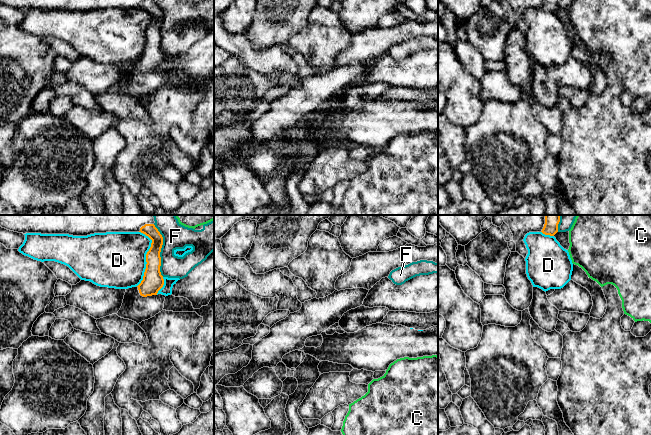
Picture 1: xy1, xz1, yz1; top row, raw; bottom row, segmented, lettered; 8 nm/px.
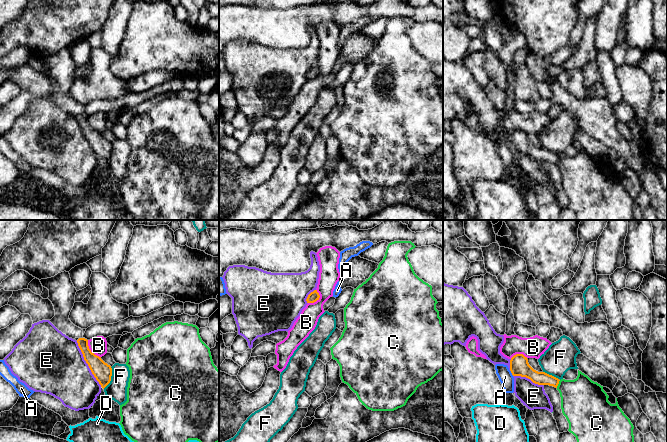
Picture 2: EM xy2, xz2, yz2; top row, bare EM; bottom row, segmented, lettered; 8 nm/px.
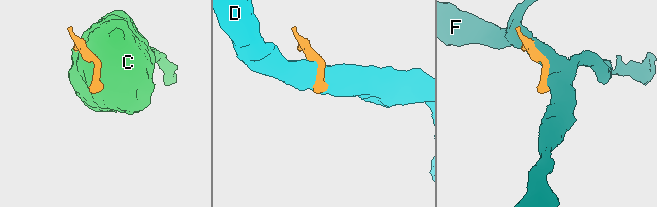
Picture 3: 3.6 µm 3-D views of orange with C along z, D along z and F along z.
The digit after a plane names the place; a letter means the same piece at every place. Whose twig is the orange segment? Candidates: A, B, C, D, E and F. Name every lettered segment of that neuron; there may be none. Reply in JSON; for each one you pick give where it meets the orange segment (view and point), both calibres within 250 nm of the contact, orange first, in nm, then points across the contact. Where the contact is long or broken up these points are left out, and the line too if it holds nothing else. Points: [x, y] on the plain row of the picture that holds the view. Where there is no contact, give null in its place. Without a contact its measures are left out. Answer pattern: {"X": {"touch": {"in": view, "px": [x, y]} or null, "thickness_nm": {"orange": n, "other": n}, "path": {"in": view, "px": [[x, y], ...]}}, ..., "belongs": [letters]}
{"belongs": []}

